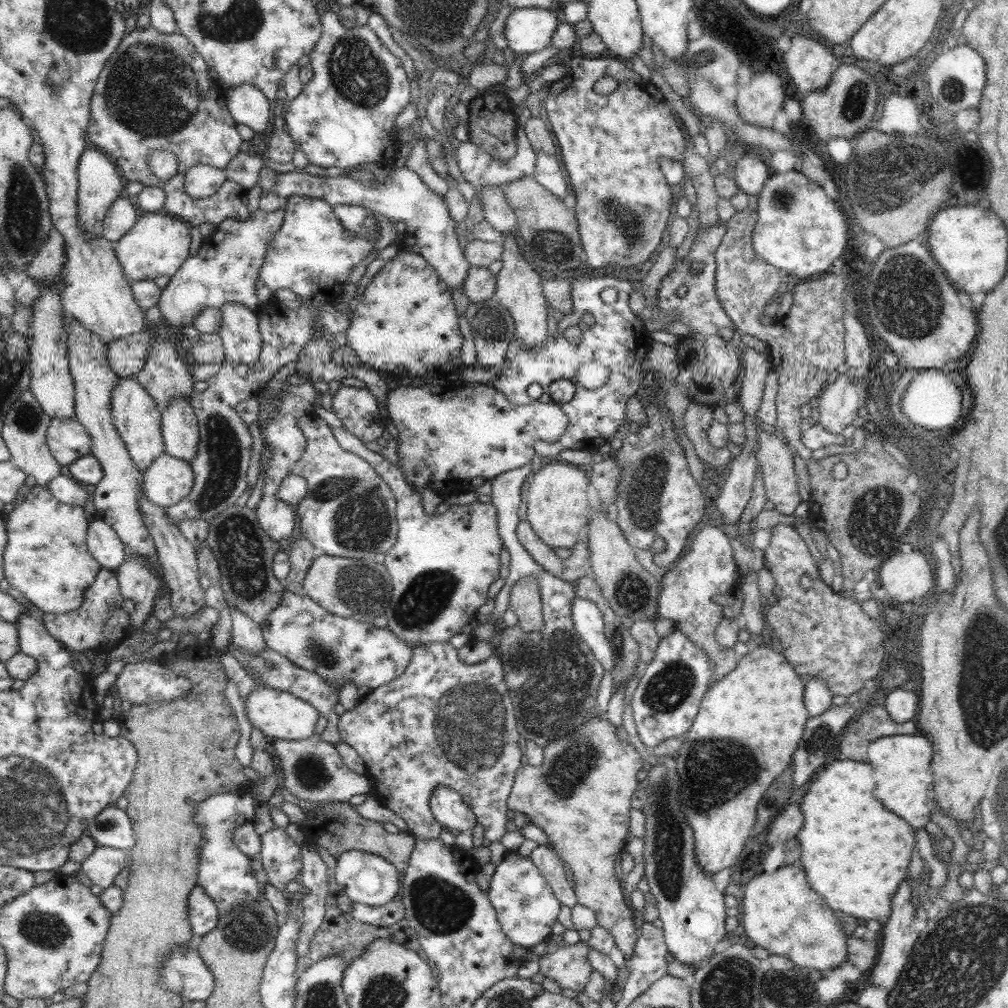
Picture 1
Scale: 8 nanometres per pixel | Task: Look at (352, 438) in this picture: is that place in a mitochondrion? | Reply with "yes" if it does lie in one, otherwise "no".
no

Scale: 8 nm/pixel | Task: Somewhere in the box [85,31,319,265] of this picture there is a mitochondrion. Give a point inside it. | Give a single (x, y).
(148, 88)

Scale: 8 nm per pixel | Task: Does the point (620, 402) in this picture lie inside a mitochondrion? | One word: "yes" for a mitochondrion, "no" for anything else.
no

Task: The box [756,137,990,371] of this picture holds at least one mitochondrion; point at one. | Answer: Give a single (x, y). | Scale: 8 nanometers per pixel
(903, 283)

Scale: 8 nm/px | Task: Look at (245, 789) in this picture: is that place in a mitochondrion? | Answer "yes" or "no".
no

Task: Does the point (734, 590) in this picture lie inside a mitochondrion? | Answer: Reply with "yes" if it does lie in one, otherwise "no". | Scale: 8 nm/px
no

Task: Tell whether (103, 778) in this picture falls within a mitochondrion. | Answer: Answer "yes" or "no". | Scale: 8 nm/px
no

